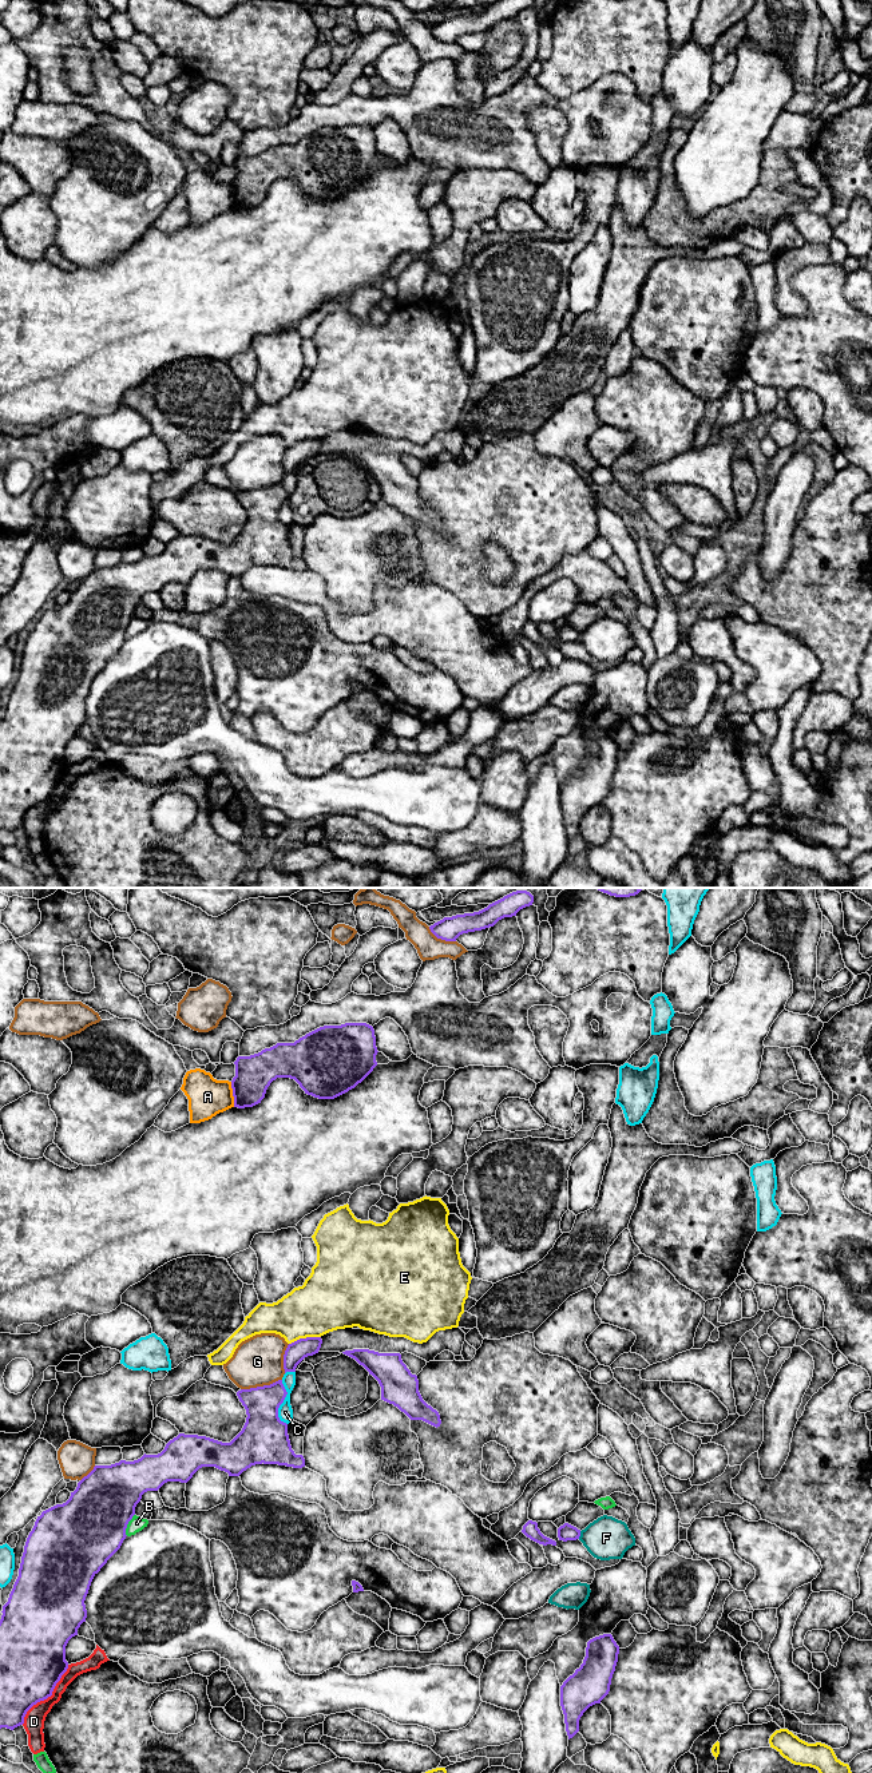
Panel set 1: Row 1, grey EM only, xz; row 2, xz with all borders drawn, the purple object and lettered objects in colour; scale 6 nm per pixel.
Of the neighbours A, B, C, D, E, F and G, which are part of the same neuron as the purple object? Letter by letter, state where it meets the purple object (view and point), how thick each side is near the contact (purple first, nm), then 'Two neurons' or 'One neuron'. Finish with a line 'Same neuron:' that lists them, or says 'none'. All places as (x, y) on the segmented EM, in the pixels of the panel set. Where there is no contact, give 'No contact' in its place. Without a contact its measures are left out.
A: Touches purple at xz (233, 1094). Thickness 220 nm (purple) against 240 nm. Two neurons
B: Touches purple at xz (127, 1523). Thickness 420 nm (purple) against 90 nm. Two neurons
C: Touches purple at xz (282, 1401). Thickness 280 nm (purple) against 90 nm. Two neurons
D: Touches purple at xz (47, 1697). Thickness 400 nm (purple) against 130 nm. Two neurons
E: Touches purple at xz (304, 1339). Thickness 120 nm (purple) against 340 nm. Two neurons
F: Touches purple at xz (579, 1535). Thickness 100 nm (purple) against 260 nm. Two neurons
G: Touches purple at xz (261, 1387). Thickness 220 nm (purple) against 300 nm. Two neurons
Same neuron: none

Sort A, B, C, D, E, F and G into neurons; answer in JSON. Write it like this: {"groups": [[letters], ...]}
{"groups": [["A", "C"], ["B"], ["D"], ["E"], ["F"], ["G"]]}

